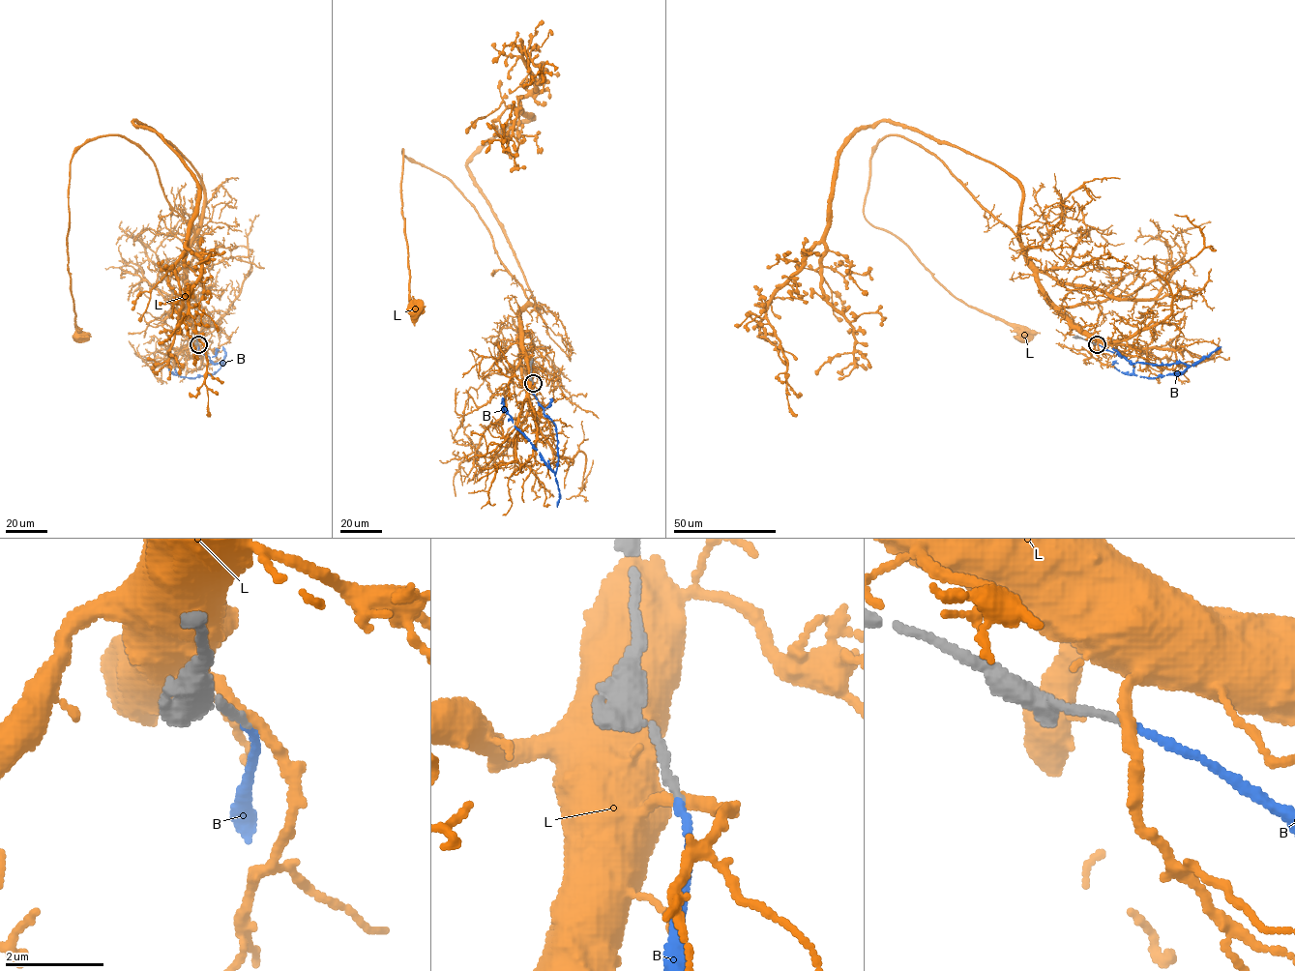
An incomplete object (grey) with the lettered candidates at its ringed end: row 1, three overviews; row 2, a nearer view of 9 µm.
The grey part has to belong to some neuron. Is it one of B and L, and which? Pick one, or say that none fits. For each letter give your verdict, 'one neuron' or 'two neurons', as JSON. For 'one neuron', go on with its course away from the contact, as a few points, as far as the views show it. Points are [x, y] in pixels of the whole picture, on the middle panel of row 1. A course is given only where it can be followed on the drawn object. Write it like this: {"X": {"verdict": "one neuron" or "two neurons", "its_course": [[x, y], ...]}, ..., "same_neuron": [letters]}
{"B": {"verdict": "one neuron", "its_course": [[533, 383], [538, 402], [555, 425], [558, 455], [555, 473], [515, 427], [503, 399], [502, 410], [504, 406]]}, "L": {"verdict": "two neurons"}, "same_neuron": ["B"]}

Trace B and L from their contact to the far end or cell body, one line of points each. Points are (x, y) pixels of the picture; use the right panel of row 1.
B: (1098, 344), (1132, 363), (1187, 367), (1180, 374), (1155, 377), (1124, 374), (1113, 366), (1124, 356), (1120, 352)
L: (1097, 344), (1047, 296), (1012, 231), (934, 155), (887, 135), (869, 161), (864, 217), (1024, 338)

